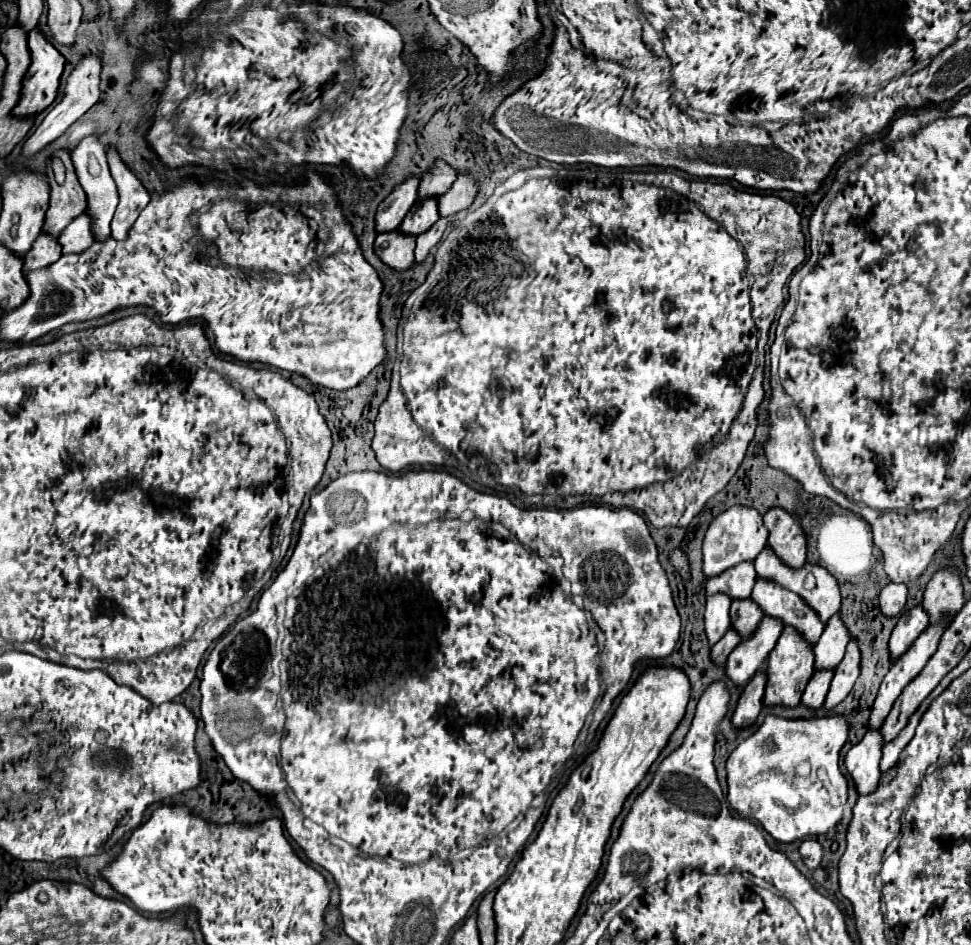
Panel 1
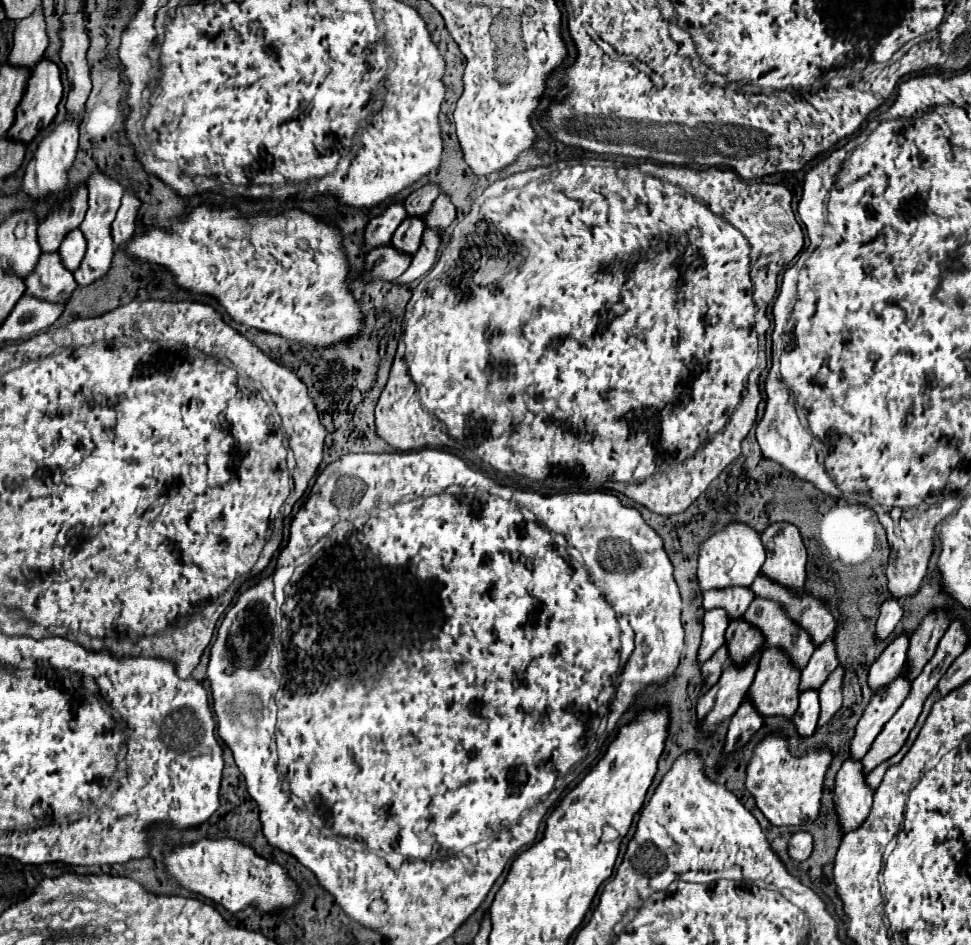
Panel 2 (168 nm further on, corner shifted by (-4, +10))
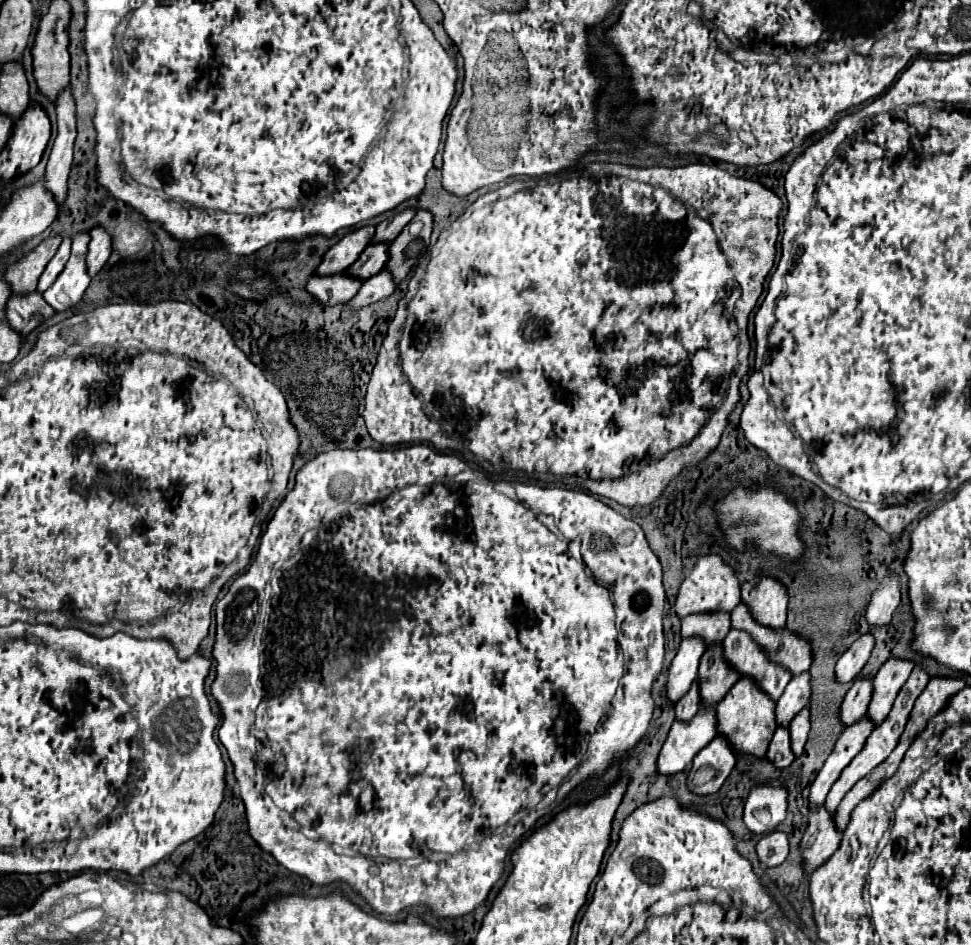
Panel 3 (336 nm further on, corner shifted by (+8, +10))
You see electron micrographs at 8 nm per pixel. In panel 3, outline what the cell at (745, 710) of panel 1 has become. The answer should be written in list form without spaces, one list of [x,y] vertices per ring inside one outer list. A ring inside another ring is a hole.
[[[716,736],[702,752],[696,754],[692,768],[688,770],[686,786],[692,794],[708,796],[716,794],[736,764],[734,752],[728,748],[726,738]]]

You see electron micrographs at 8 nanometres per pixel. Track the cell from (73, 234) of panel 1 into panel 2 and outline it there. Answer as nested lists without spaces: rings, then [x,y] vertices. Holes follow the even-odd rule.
[[[74,228],[64,238],[64,244],[60,244],[60,254],[62,254],[64,266],[70,270],[76,270],[84,258],[84,252],[86,252],[86,238],[80,232],[80,228]]]

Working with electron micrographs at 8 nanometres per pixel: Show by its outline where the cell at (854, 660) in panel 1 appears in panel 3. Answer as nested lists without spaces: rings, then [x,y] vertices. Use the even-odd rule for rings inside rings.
[[[804,708],[802,712],[796,714],[796,720],[792,720],[790,724],[790,736],[792,736],[792,752],[794,756],[802,756],[804,752],[804,744],[806,744],[806,738],[808,738],[808,732],[810,732],[810,712],[808,708]]]

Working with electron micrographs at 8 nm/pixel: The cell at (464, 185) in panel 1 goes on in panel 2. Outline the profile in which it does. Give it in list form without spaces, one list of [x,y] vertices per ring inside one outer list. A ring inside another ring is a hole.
[[[440,194],[436,198],[436,202],[432,204],[432,210],[424,216],[424,222],[426,222],[428,228],[444,230],[454,220],[454,216],[456,216],[456,208],[454,208],[450,196],[448,194]]]

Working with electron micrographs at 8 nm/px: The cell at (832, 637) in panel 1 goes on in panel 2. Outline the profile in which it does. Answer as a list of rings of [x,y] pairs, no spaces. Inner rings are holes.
[[[836,632],[824,640],[824,644],[820,644],[820,648],[814,650],[808,666],[804,668],[802,672],[802,678],[800,678],[800,690],[808,690],[808,688],[820,688],[826,678],[830,676],[832,670],[836,670],[840,666],[840,660],[838,660],[838,652],[836,652]]]

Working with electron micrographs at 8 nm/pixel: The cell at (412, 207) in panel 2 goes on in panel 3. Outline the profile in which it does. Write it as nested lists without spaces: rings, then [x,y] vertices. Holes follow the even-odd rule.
[[[404,210],[404,212],[394,214],[394,218],[388,218],[388,220],[380,222],[380,224],[376,226],[376,232],[374,232],[370,244],[392,242],[392,240],[402,232],[402,228],[412,220],[412,216],[414,216],[414,210]]]

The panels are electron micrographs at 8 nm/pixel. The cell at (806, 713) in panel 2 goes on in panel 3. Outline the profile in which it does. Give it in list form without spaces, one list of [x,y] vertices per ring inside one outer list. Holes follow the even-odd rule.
[[[778,728],[772,742],[770,742],[770,748],[766,752],[766,758],[776,766],[776,768],[788,768],[794,760],[794,754],[790,750],[790,736],[788,736],[788,728]]]

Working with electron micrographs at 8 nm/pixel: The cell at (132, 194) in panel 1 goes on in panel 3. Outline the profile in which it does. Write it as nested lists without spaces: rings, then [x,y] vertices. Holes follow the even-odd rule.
[[[94,228],[90,232],[90,244],[88,244],[88,256],[86,256],[86,268],[88,274],[94,278],[102,266],[106,264],[106,260],[110,258],[112,252],[112,240],[110,236],[104,232],[104,228]]]

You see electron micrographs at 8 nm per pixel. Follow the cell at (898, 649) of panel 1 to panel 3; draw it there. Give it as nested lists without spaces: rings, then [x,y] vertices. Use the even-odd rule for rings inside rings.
[[[856,680],[852,688],[848,690],[842,708],[840,708],[840,724],[848,728],[850,724],[856,724],[866,716],[868,710],[868,700],[872,696],[872,682],[866,680]]]

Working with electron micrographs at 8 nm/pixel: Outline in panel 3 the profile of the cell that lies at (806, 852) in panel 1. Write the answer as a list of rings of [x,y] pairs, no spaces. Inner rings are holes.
[[[770,832],[756,844],[758,860],[764,866],[778,866],[788,856],[788,836],[784,832]]]

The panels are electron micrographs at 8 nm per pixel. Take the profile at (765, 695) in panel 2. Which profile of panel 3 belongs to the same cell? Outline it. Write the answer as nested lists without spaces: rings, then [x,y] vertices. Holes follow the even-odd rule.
[[[740,678],[730,692],[724,696],[724,700],[716,706],[716,730],[720,736],[728,738],[728,746],[734,754],[748,754],[756,758],[764,758],[768,744],[776,732],[774,722],[774,702],[756,688],[752,678]]]

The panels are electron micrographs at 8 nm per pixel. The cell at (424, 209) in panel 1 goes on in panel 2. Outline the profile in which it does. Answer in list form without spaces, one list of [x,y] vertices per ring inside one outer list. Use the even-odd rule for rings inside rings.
[[[408,216],[394,232],[392,236],[392,246],[406,252],[406,254],[414,254],[420,246],[420,238],[424,232],[426,224],[424,218],[420,216]]]

